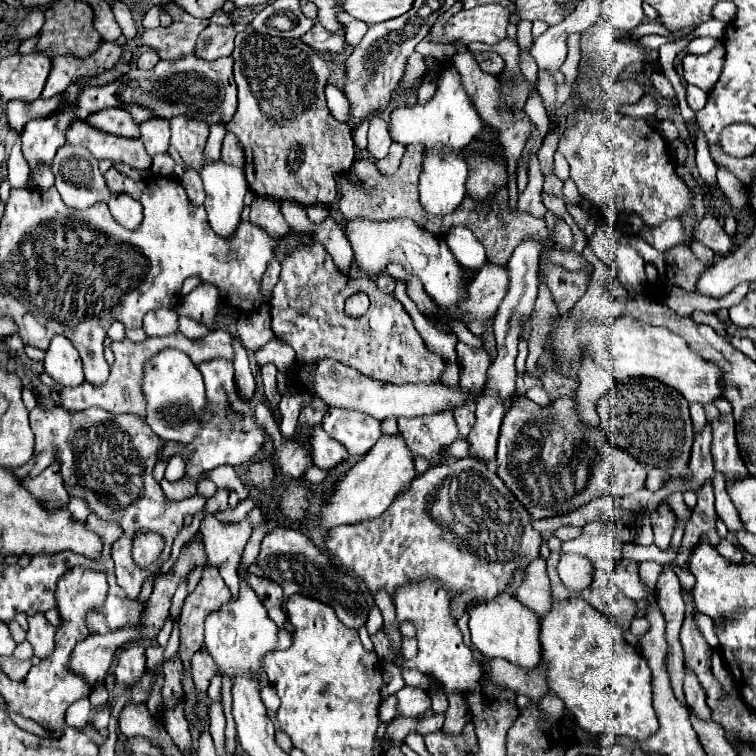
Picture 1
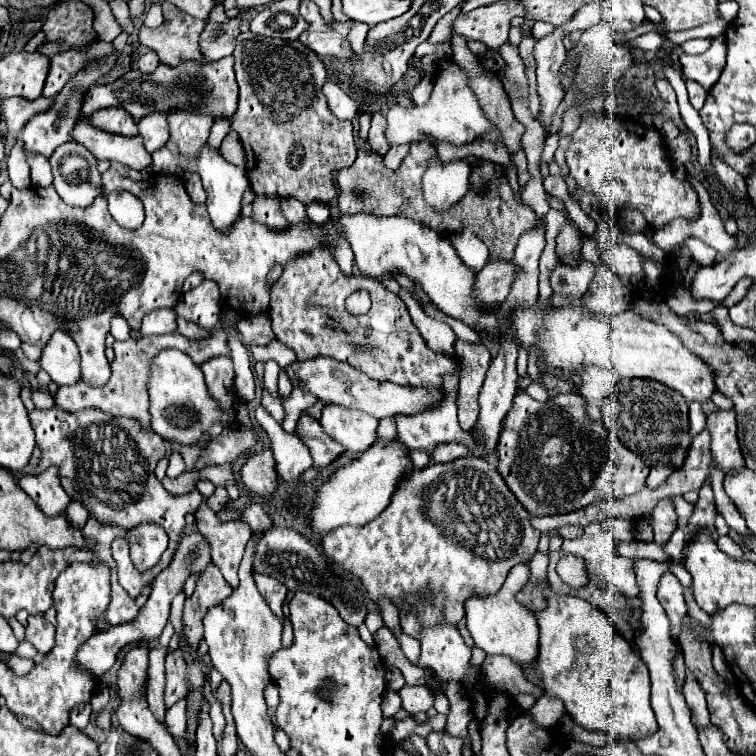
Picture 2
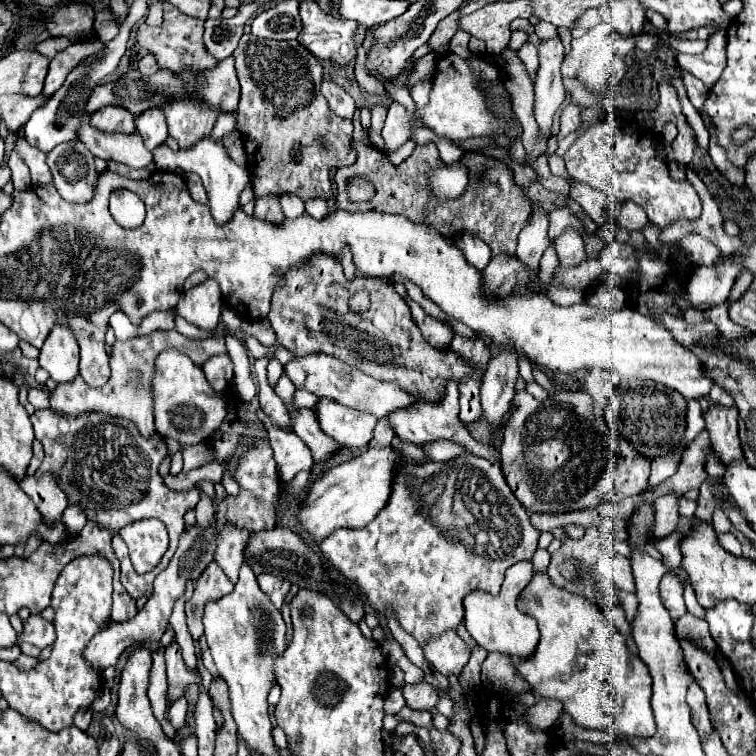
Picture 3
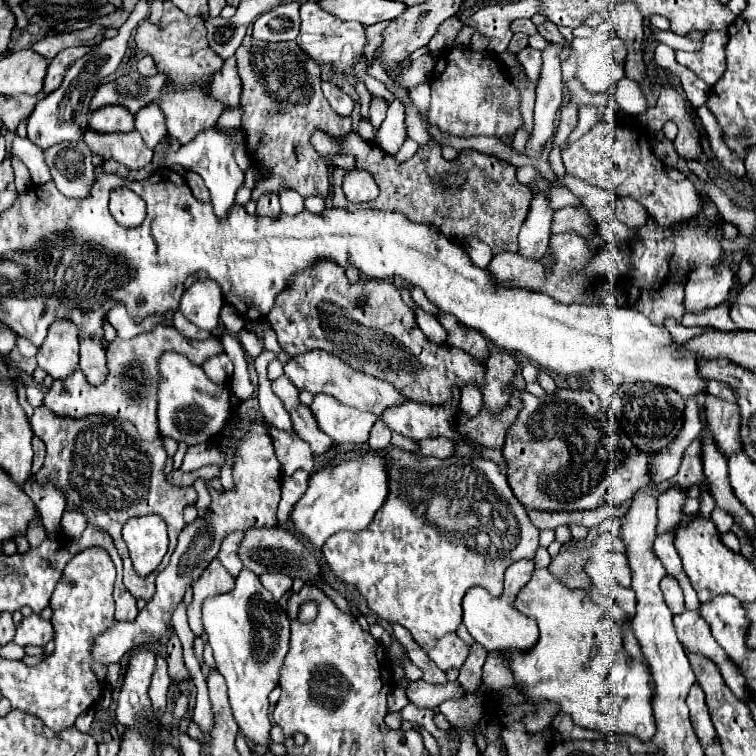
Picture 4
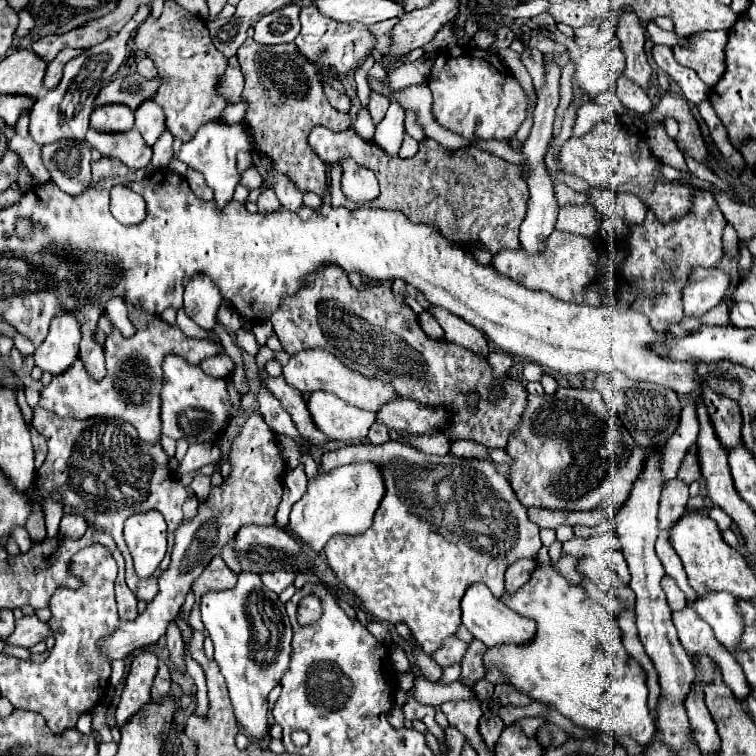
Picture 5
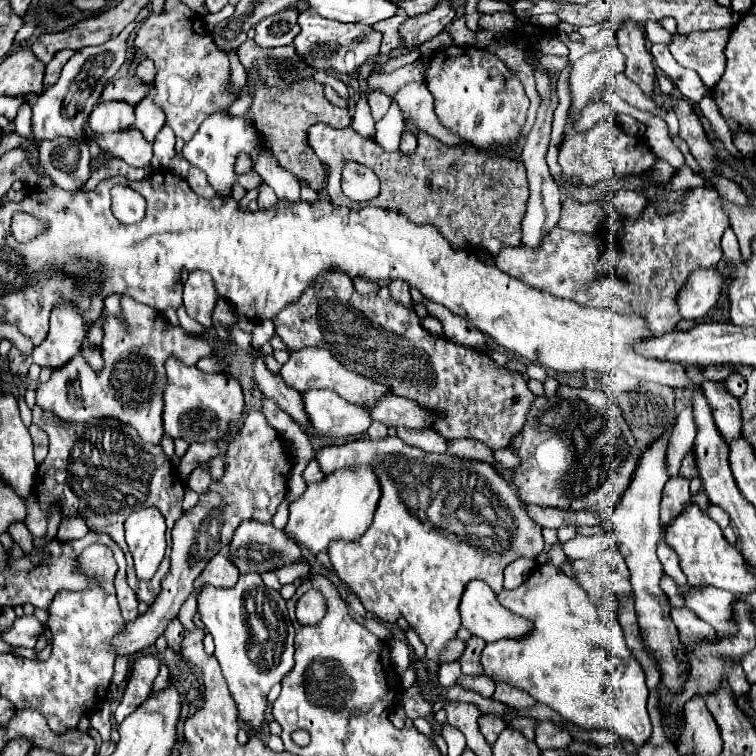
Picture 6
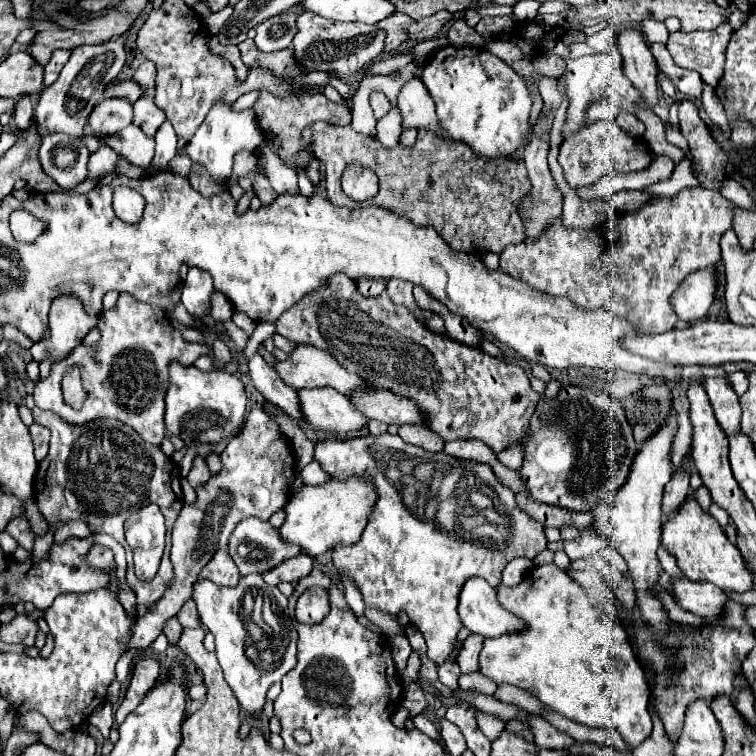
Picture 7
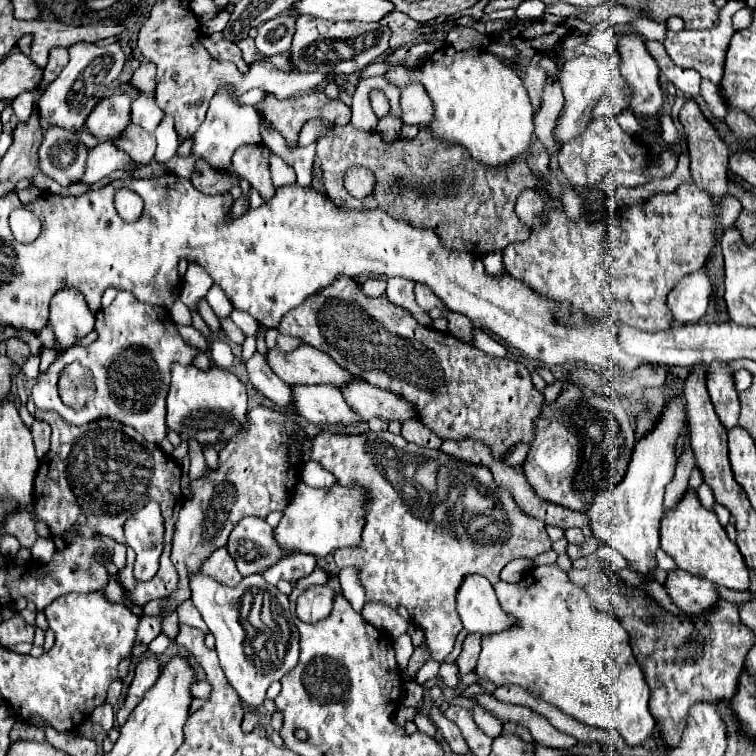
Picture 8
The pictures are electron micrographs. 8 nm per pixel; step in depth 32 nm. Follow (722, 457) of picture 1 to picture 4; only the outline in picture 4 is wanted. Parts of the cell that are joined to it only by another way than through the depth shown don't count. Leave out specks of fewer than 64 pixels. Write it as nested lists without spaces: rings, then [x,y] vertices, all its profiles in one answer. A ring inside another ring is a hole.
[[[706,394],[706,424],[716,442],[716,448],[724,452],[726,458],[742,450],[740,444],[740,412],[736,404],[722,402]]]

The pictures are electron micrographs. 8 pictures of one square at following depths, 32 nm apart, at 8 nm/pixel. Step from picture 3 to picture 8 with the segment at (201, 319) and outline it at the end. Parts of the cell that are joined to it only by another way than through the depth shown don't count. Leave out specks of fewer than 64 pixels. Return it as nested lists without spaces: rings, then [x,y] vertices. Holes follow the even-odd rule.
[[[188,264],[186,276],[184,276],[182,288],[180,288],[180,300],[188,306],[188,310],[198,310],[200,300],[206,298],[212,284],[214,282],[204,268],[200,268],[198,264]]]

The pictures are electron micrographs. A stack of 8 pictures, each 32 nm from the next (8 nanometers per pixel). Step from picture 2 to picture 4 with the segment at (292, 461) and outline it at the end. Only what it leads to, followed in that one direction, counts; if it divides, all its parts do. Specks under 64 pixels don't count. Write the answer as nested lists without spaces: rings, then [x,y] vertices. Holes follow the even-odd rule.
[[[268,426],[268,432],[272,436],[272,444],[274,444],[276,458],[280,462],[280,470],[282,470],[284,478],[290,478],[296,470],[302,470],[302,468],[308,474],[312,474],[314,456],[312,456],[312,450],[308,448],[308,444],[304,444],[304,440],[300,440],[296,434],[288,434],[288,432],[276,430],[272,426]]]

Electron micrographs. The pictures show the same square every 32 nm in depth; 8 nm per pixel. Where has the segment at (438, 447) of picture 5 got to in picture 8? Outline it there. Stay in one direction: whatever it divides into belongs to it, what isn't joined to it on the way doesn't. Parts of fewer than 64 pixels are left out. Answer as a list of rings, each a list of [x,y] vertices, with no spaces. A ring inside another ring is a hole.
[[[408,420],[402,424],[402,430],[400,430],[402,438],[408,440],[408,442],[414,442],[414,444],[420,444],[424,448],[440,448],[442,446],[442,438],[438,438],[436,434],[432,434],[428,428],[424,428],[422,422],[418,420]]]

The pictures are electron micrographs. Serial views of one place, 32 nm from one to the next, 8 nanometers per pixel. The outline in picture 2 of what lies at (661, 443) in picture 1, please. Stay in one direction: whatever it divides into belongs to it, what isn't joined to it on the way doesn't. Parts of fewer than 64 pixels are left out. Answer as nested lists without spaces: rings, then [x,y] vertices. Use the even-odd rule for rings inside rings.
[[[622,380],[602,402],[600,410],[608,432],[626,448],[632,448],[634,454],[644,456],[644,462],[648,462],[650,466],[668,462],[674,470],[682,468],[692,438],[688,422],[688,402],[680,392],[656,380]]]

